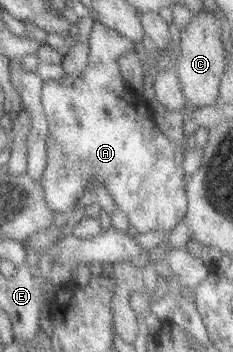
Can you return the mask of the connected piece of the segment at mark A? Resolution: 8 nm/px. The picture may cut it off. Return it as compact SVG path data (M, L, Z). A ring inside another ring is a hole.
M94 22L90 29L90 35L88 38L88 52L86 56L86 64L83 71L78 74L67 75L61 74L57 79L51 81L44 81L40 89L40 106L45 113L45 119L47 119L47 125L49 125L49 131L47 131L47 139L45 139L45 159L44 171L42 172L40 185L43 199L47 204L47 207L53 211L62 215L69 215L72 208L78 204L78 200L83 196L85 187L89 187L89 183L100 183L105 188L105 192L109 194L111 200L113 200L115 207L125 215L125 219L128 221L128 225L131 232L138 232L144 234L147 232L169 232L180 223L186 212L186 201L184 195L184 180L186 178L185 173L181 168L182 155L185 150L181 146L176 146L170 140L167 140L161 132L159 132L154 122L150 122L145 118L142 118L135 110L133 96L134 91L128 89L123 85L121 76L119 75L118 59L119 56L125 55L134 51L135 45L129 39L125 39L118 35L115 31L111 31L106 27L103 27L99 22Z

